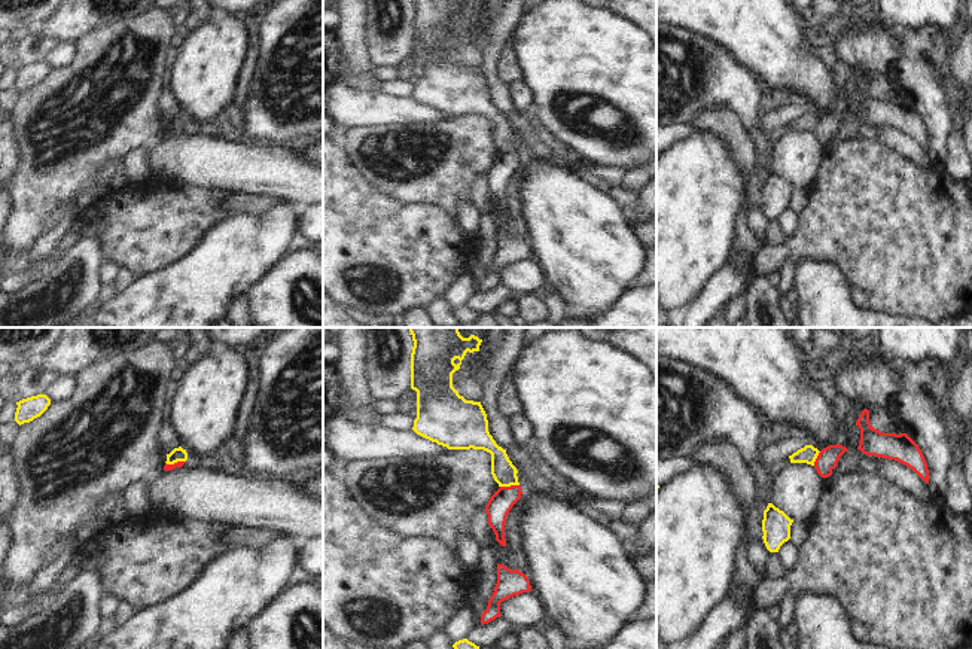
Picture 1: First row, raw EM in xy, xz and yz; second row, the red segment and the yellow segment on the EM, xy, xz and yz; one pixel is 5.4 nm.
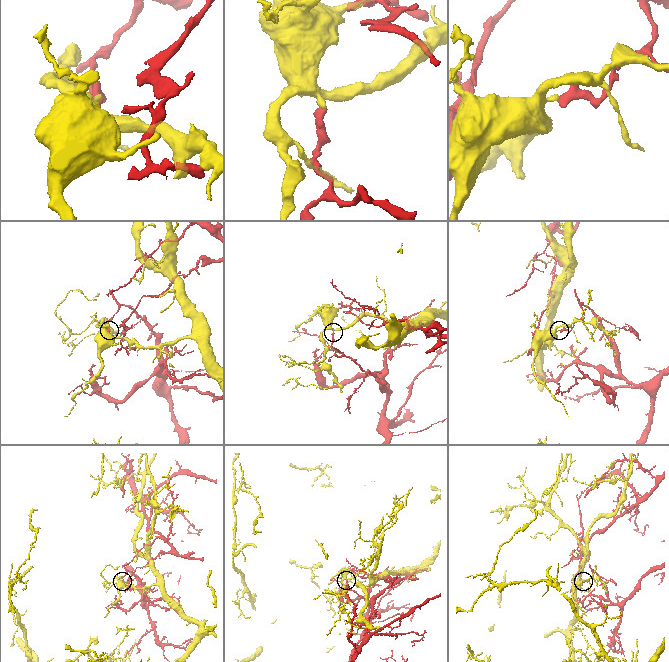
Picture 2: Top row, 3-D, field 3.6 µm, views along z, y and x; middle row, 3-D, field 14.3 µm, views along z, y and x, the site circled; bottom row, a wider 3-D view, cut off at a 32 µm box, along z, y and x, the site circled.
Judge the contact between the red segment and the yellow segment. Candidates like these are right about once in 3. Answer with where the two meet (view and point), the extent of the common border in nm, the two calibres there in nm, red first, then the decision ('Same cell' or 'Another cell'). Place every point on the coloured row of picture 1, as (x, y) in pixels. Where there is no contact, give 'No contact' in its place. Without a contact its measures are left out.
Touches red at xz (511, 486). Shared border 110 nm. Thickness 130 nm (red) against 130 nm. Another cell.

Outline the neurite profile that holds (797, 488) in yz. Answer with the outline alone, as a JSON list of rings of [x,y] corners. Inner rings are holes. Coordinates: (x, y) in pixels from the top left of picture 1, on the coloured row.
[[[789,463],[773,482],[770,503],[783,511],[790,519],[807,524],[816,517],[820,505],[825,478],[807,463]]]

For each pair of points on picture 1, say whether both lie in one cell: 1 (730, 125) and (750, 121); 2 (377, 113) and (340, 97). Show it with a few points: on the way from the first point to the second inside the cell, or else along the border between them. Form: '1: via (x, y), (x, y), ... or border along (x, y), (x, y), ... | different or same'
1: border along (712, 104), (727, 104), (737, 113), (756, 154) | different
2: via (368, 109), (349, 106) | same

